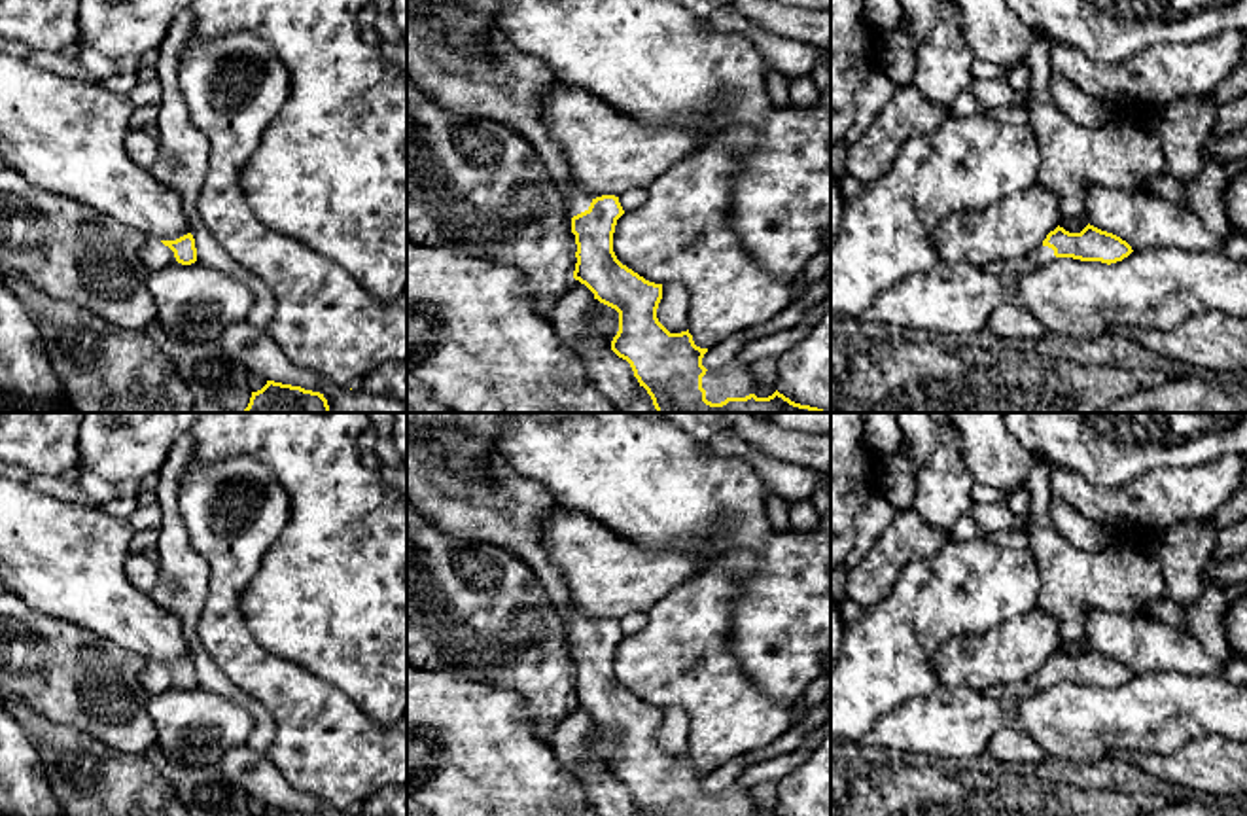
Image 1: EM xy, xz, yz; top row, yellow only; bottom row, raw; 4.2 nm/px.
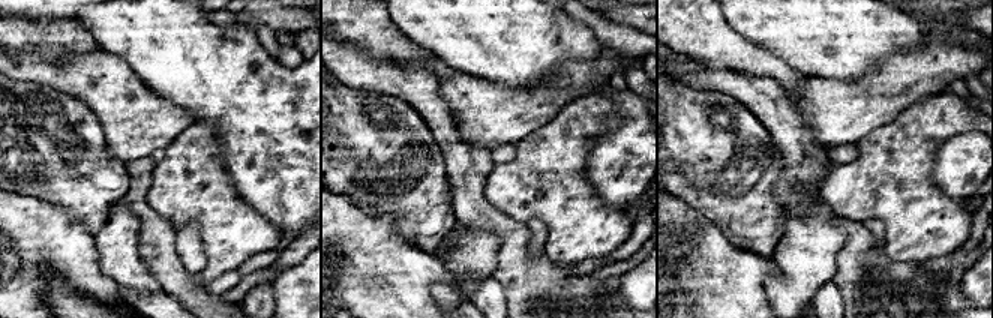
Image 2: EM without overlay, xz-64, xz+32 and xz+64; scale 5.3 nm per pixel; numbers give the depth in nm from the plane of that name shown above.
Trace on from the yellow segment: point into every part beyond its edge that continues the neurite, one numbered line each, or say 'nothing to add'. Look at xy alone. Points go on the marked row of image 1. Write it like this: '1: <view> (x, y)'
1: xy (154, 254)

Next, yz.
1: yz (1041, 254)

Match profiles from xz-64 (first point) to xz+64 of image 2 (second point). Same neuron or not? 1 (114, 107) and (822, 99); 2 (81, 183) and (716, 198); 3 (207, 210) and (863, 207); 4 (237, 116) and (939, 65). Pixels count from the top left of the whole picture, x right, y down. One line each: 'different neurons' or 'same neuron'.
1: same neuron
2: same neuron
3: same neuron
4: different neurons

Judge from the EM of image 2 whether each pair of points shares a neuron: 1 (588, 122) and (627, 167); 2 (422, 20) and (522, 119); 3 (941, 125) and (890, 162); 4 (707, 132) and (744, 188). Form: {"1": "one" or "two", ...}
{"1": "two", "2": "two", "3": "one", "4": "one"}

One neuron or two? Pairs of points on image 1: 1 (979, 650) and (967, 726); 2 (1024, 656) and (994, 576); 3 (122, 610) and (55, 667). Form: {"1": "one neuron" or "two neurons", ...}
{"1": "two neurons", "2": "two neurons", "3": "two neurons"}

